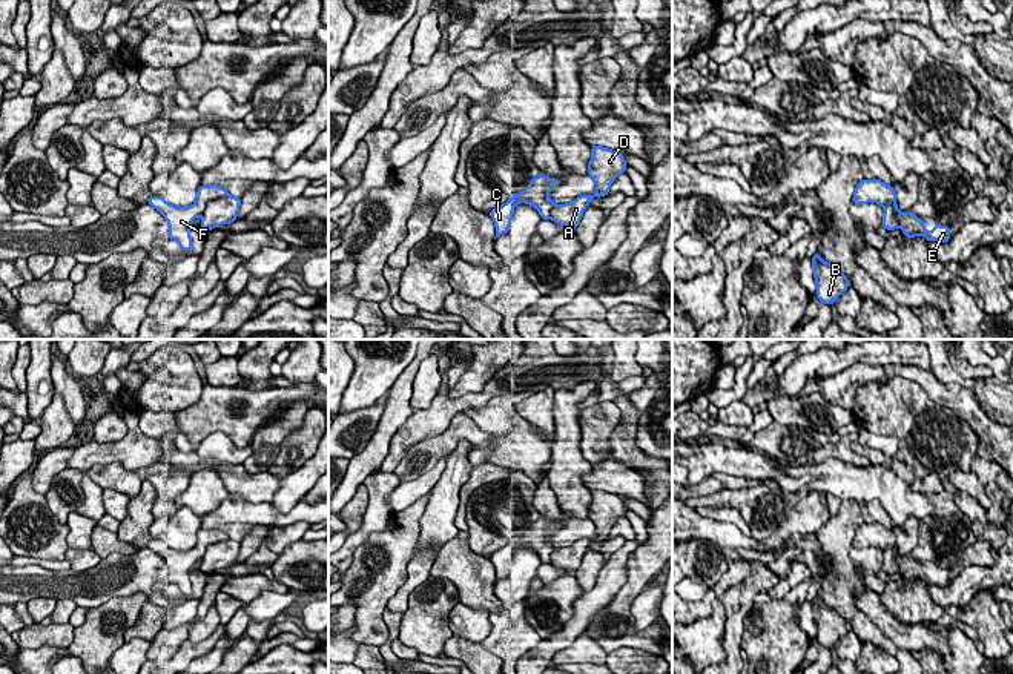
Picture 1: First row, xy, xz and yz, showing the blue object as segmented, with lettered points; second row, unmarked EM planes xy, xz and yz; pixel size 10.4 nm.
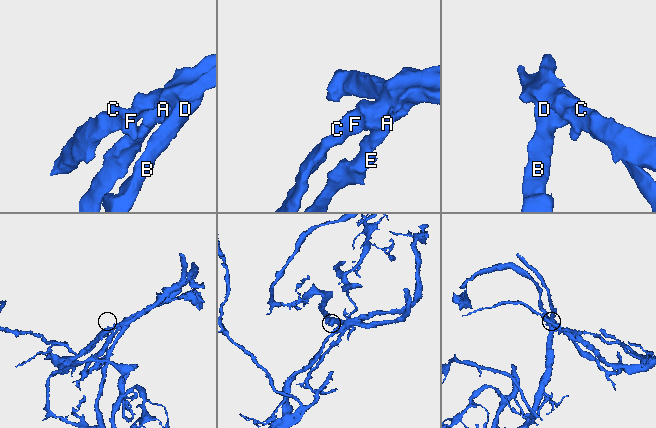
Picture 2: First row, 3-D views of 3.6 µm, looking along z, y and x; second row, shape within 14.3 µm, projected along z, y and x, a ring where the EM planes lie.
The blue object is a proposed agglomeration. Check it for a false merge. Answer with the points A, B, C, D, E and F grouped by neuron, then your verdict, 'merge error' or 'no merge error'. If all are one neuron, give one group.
groups A B D E / C F; merge error

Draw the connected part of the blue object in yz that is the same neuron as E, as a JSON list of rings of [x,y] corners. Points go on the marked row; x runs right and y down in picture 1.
[[[896,201],[887,203],[884,206],[884,215],[881,226],[887,229],[889,232],[899,227],[907,238],[915,238],[918,235],[922,235],[927,238],[929,243],[938,241],[938,243],[947,243],[950,238],[949,226],[939,226],[938,221],[935,223],[935,229],[932,232],[926,230],[924,220],[919,220],[912,210],[909,212],[899,212]]]

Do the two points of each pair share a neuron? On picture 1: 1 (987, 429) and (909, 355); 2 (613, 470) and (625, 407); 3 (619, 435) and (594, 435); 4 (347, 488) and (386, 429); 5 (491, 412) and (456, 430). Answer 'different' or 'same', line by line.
1: different
2: different
3: different
4: same
5: different

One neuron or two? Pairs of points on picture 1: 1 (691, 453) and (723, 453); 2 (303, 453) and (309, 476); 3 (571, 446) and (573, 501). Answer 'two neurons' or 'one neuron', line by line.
1: one neuron
2: two neurons
3: one neuron

